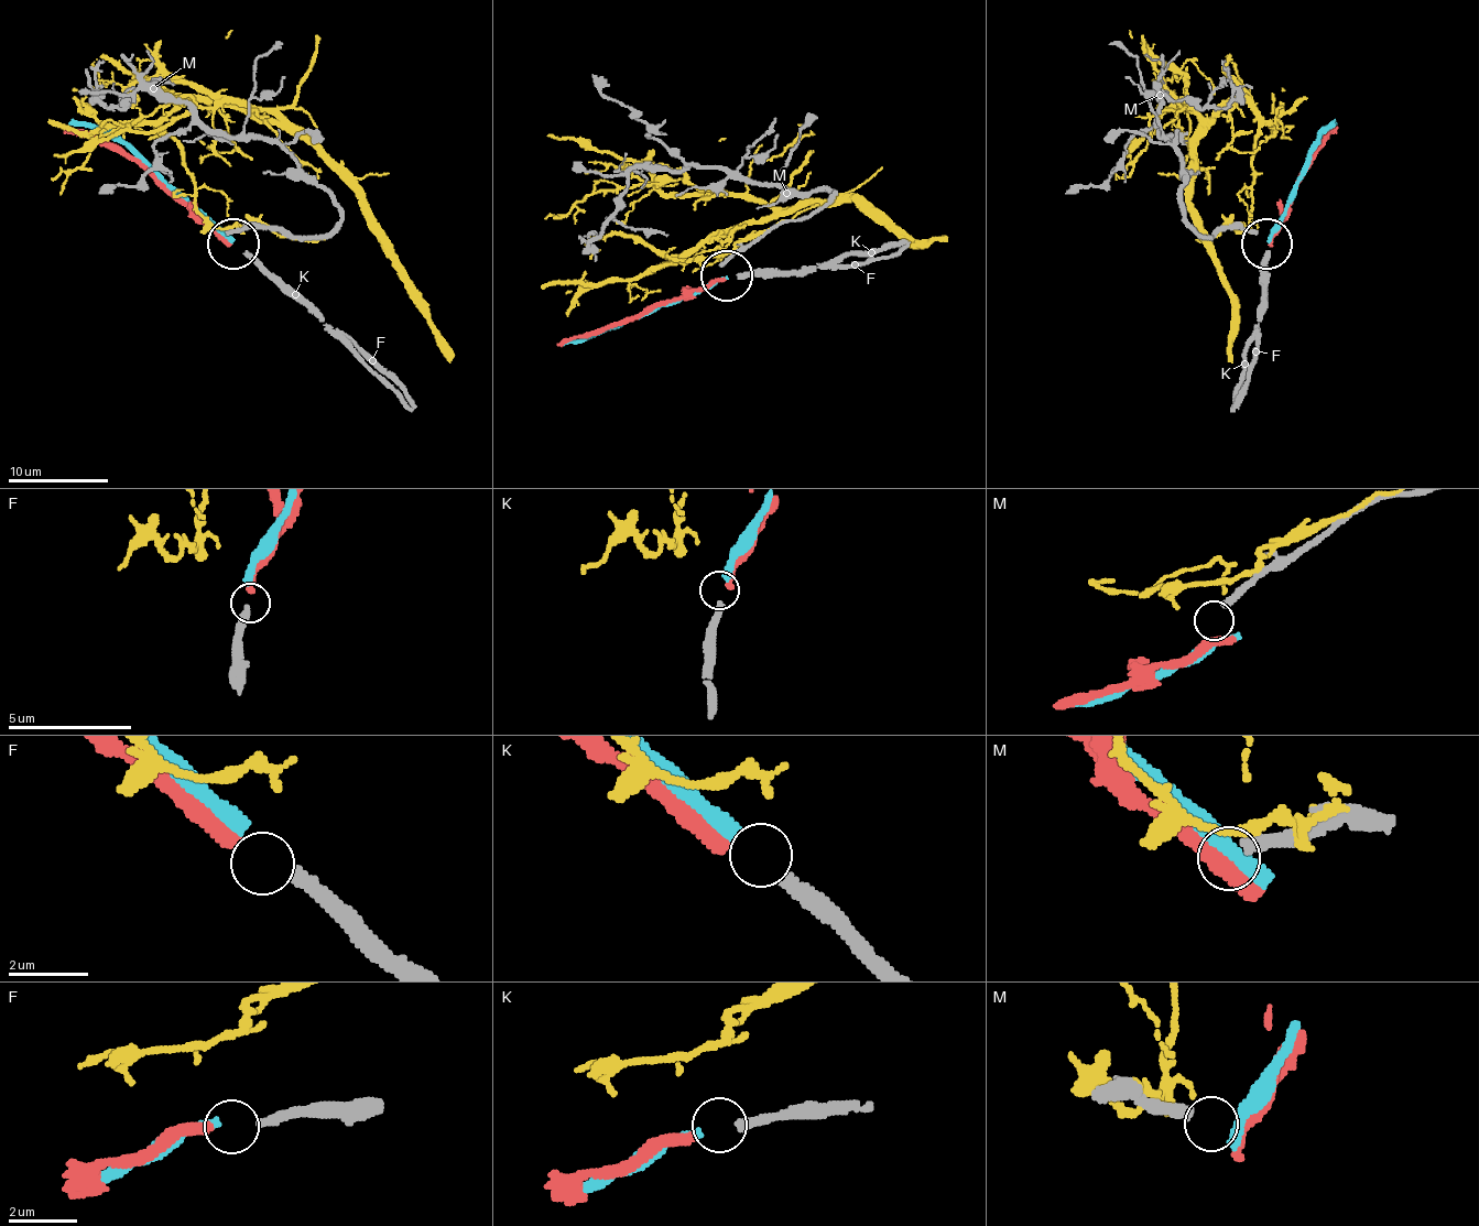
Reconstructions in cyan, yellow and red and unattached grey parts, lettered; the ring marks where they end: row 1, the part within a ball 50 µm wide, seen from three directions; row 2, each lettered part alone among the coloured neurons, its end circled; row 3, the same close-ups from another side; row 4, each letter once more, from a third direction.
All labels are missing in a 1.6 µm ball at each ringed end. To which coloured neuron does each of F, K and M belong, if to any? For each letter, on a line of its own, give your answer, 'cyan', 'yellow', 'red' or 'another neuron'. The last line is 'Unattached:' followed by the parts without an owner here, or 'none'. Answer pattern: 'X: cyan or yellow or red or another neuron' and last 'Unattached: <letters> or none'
F: red
K: cyan
M: another neuron
Unattached: M

